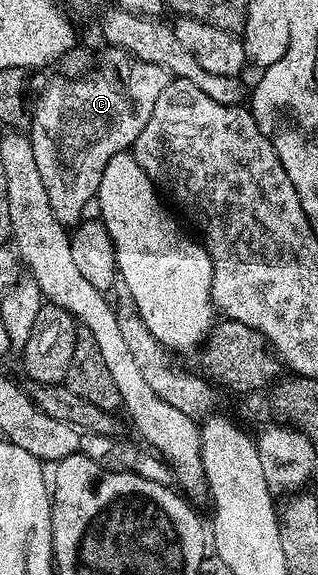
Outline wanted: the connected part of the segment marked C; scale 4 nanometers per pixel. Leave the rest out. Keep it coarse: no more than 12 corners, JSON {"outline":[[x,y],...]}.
{"outline":[[111,46],[33,101],[52,214],[82,223],[172,79]]}

